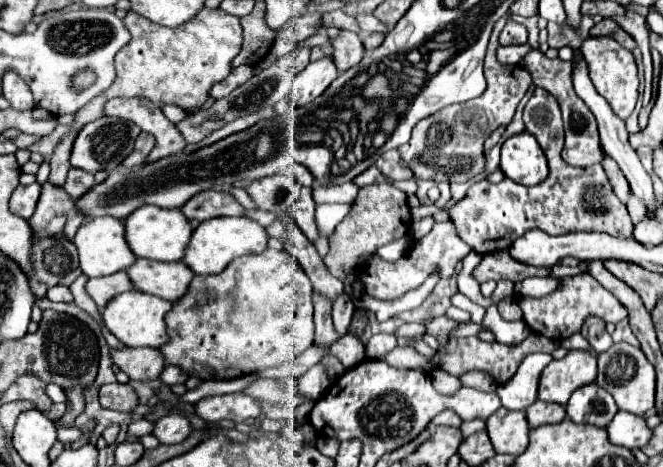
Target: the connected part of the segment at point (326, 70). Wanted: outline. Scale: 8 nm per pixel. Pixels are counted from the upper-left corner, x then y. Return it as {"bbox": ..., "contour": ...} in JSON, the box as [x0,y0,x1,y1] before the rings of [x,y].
{"bbox":[291,56,339,106],"contour":[[[331,56],[313,60],[307,64],[305,70],[301,70],[295,78],[291,100],[293,106],[305,106],[311,100],[315,100],[319,94],[325,92],[325,88],[339,76],[337,66]]]}

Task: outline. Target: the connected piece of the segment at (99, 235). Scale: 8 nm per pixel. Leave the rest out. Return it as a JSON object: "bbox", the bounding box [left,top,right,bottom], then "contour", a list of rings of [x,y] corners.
{"bbox":[73,216,137,278],"contour":[[[101,216],[91,222],[83,222],[73,238],[73,244],[77,246],[77,252],[79,252],[79,266],[83,274],[87,274],[89,278],[109,276],[119,270],[127,270],[137,260],[137,256],[127,246],[125,226],[117,218],[109,218],[109,216]]]}

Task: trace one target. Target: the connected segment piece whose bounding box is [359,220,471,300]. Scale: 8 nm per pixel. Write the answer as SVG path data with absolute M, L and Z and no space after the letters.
M445 220L445 222L435 224L429 234L425 234L421 240L417 240L417 244L413 244L413 248L401 260L385 262L377 254L371 256L371 262L367 266L359 268L359 280L363 284L365 294L369 294L373 298L381 298L381 300L399 298L407 290L421 286L431 274L439 274L441 280L449 280L453 276L453 272L455 272L457 262L463 260L469 252L471 252L471 248L469 248L467 242L463 242L459 238L455 222Z

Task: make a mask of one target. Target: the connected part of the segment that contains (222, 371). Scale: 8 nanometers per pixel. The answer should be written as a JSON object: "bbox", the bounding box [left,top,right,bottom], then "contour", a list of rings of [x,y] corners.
{"bbox":[159,248,313,380],"contour":[[[267,248],[261,254],[255,256],[245,256],[245,258],[237,258],[233,260],[221,274],[217,276],[195,276],[193,282],[189,284],[189,290],[183,298],[179,298],[173,308],[167,312],[165,316],[167,322],[167,334],[169,334],[169,344],[161,346],[159,350],[165,356],[167,364],[177,364],[181,366],[189,376],[195,376],[199,380],[231,380],[231,378],[239,378],[245,374],[253,374],[257,370],[269,368],[269,366],[281,366],[291,362],[295,356],[299,356],[301,352],[305,352],[311,344],[313,344],[313,288],[309,278],[305,276],[305,272],[301,270],[301,266],[293,260],[293,256],[287,250],[273,250]]]}

